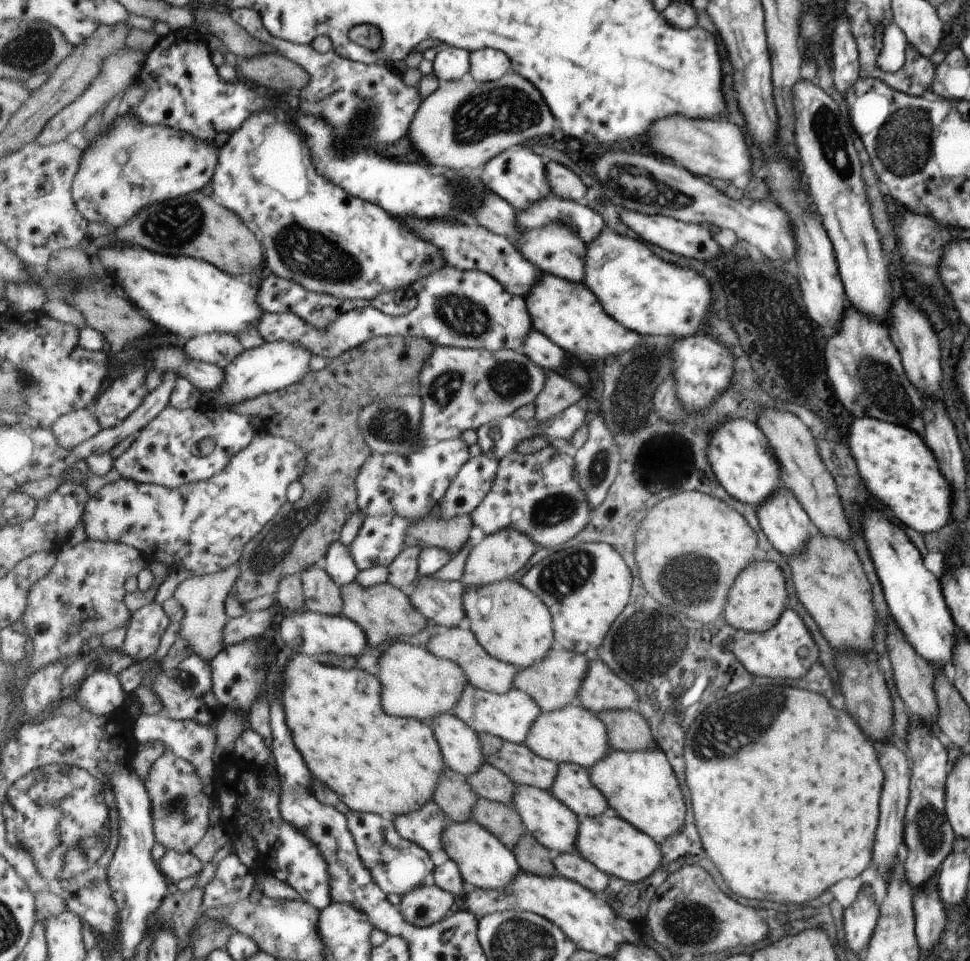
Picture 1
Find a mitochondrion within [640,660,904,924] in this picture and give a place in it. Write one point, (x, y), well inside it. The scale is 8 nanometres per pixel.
(728, 724)

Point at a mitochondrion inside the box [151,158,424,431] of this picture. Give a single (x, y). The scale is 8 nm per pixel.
(324, 254)

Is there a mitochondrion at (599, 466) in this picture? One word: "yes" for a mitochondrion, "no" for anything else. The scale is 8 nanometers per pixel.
yes

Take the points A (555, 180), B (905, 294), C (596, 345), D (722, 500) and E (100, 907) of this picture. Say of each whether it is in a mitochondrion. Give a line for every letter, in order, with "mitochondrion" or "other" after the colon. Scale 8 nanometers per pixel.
A: other
B: other
C: other
D: other
E: other

